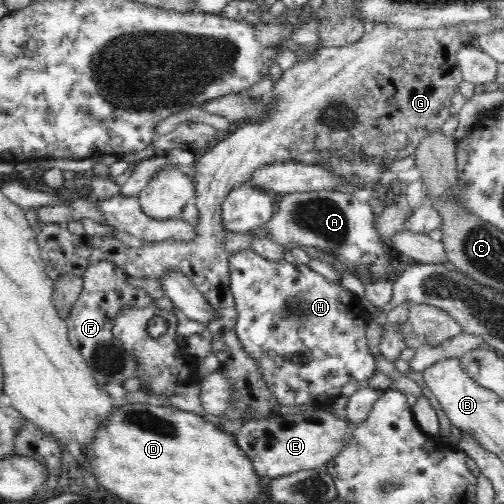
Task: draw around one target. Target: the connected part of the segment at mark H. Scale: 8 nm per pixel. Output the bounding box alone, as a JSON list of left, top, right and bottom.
[229,248,376,409]

